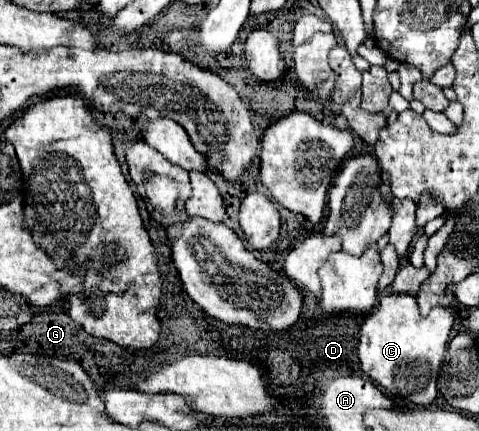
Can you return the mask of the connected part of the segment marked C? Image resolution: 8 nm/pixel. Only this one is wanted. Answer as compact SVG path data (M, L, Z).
M381 294L379 306L365 318L359 332L357 354L363 372L387 394L397 394L411 404L427 406L437 396L437 374L443 362L455 314L437 306L427 316L419 314L411 294Z

